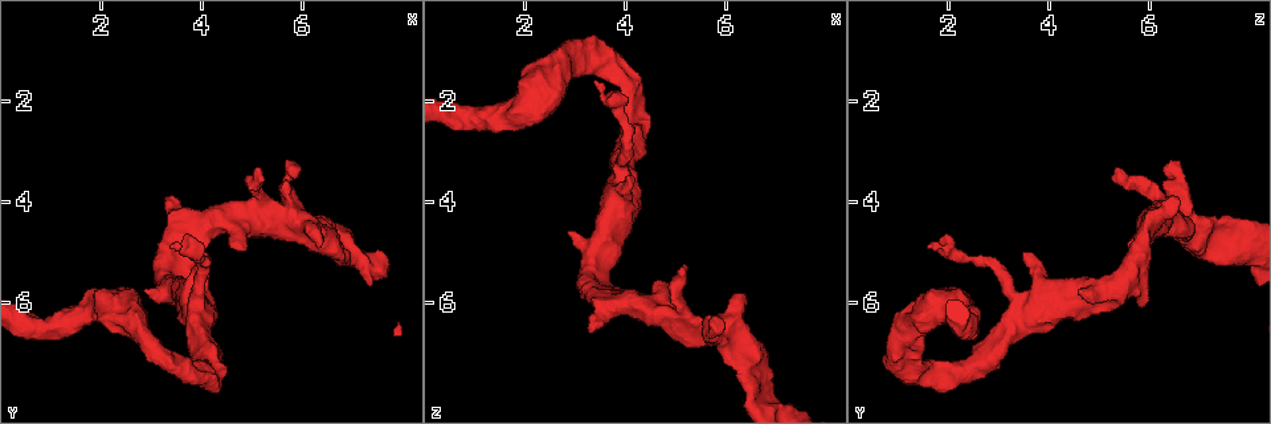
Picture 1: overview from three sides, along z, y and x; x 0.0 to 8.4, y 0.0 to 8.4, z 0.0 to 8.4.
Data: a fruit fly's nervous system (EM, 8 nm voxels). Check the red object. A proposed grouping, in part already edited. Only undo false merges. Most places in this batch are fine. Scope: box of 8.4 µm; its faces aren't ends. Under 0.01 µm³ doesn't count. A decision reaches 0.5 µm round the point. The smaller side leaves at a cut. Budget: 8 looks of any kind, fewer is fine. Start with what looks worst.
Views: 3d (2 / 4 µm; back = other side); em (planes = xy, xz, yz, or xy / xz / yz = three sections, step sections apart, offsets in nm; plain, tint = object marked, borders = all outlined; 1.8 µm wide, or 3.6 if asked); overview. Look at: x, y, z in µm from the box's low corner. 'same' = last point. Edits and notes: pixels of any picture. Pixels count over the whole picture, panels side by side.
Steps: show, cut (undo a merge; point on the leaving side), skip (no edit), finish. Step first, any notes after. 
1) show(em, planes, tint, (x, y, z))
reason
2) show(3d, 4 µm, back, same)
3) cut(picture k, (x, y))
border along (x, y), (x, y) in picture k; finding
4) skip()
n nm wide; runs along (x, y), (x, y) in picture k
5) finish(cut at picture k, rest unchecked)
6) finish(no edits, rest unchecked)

show(em, xy, step 16, tint, (4.80, 4.35, 6.25))
calibre changes

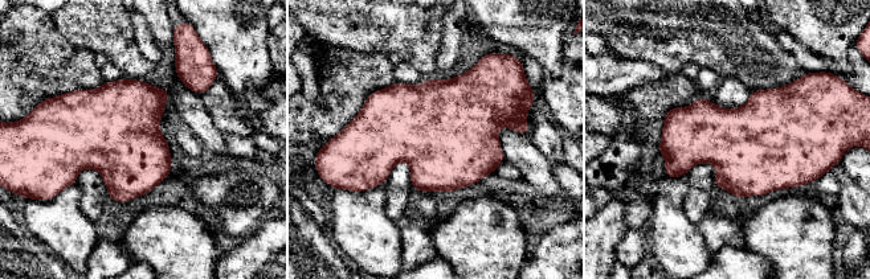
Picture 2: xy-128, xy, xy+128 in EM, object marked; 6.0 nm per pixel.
show(em, planes, tint, same)

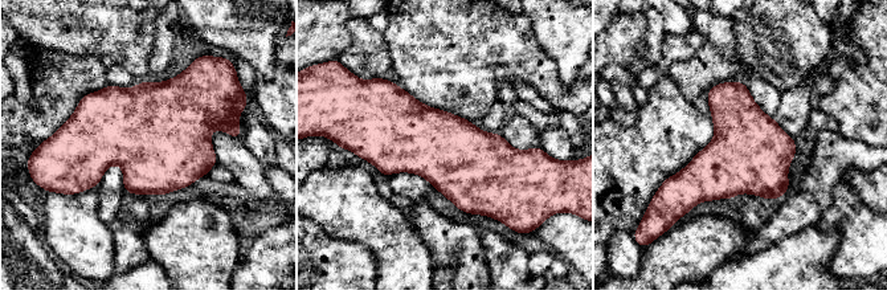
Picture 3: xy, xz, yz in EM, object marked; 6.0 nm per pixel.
skip()
460 nm wide; all the same neuron

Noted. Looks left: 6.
show(3d, 4 µm, (3.80, 5.60, 3.85))
sudden change in width

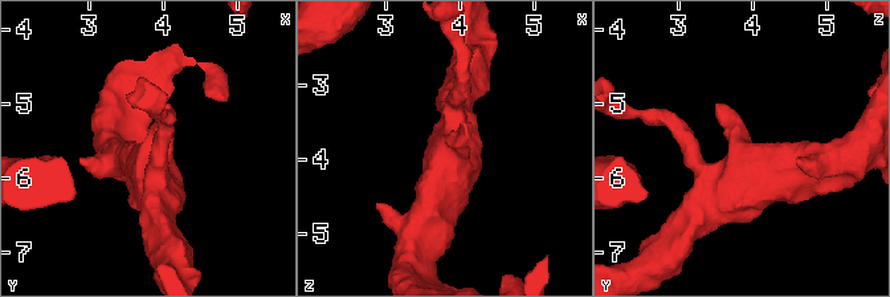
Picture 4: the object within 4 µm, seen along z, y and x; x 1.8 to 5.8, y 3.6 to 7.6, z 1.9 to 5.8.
show(em, planes, tint, (3.80, 5.60, 3.85))
need the tissue

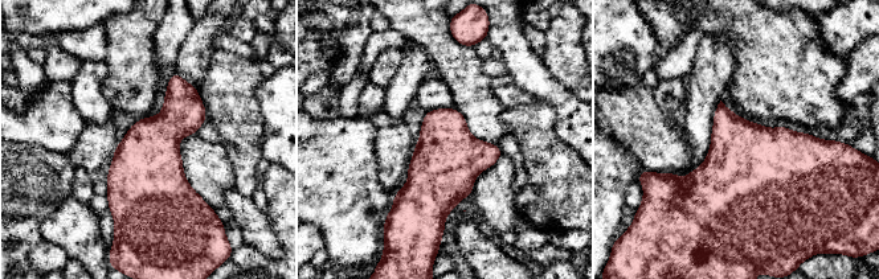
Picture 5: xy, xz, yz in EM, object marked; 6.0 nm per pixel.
skip()
continuous, no second neuron

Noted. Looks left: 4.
show(em, planes, tint, (3.30, 5.35, 5.60))
looks like a crossing

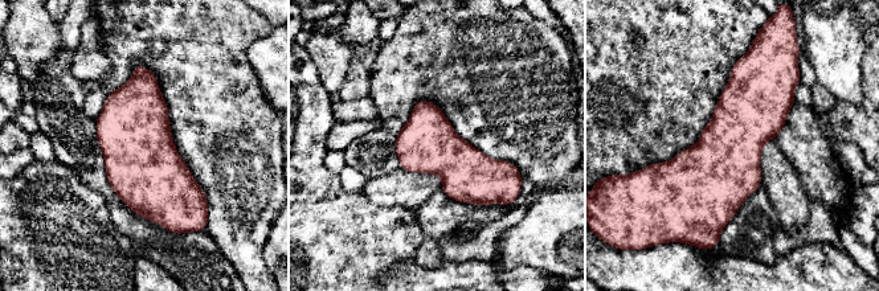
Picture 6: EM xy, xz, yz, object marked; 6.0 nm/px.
skip()
one neuron here

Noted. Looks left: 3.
finish(no edits, rest unchecked)

